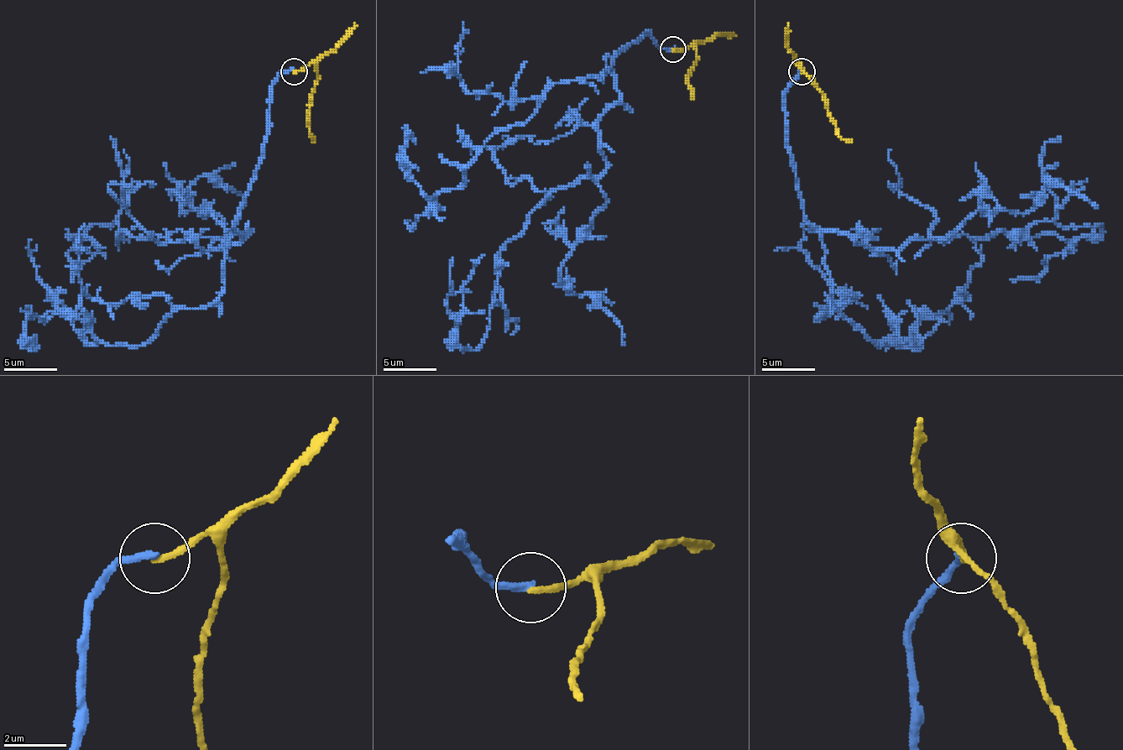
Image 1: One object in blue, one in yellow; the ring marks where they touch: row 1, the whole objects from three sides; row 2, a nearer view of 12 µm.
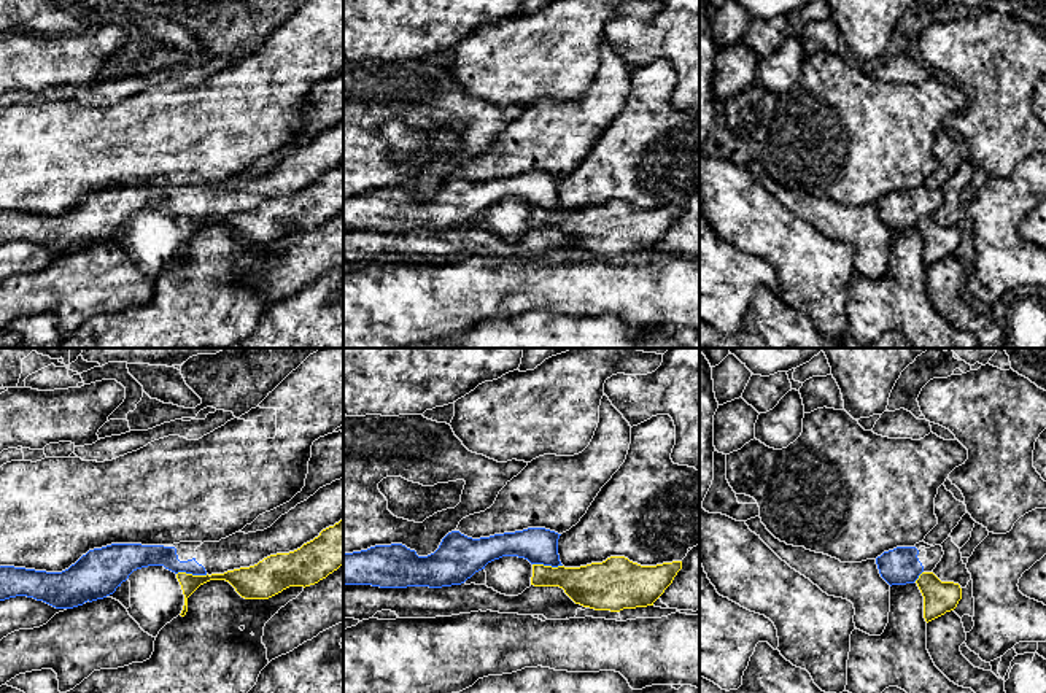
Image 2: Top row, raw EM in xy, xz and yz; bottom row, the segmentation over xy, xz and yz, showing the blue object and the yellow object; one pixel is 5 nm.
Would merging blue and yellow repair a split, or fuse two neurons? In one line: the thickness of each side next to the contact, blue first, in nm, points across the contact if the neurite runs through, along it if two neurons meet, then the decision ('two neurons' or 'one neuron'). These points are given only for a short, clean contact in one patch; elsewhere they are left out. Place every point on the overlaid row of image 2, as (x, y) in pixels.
110 nm thick on the blue side, 120 nm on the other; border along xy (177, 572), (207, 574); two neurons

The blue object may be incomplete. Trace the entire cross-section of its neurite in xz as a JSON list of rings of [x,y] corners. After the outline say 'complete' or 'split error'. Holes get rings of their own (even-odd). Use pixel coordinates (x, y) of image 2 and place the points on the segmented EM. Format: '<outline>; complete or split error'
[[[545,528],[472,539],[459,531],[448,532],[439,548],[418,556],[402,544],[375,545],[343,555],[343,585],[380,588],[461,585],[475,572],[502,556],[518,556],[531,564],[563,566],[558,555],[561,534]]]; complete

